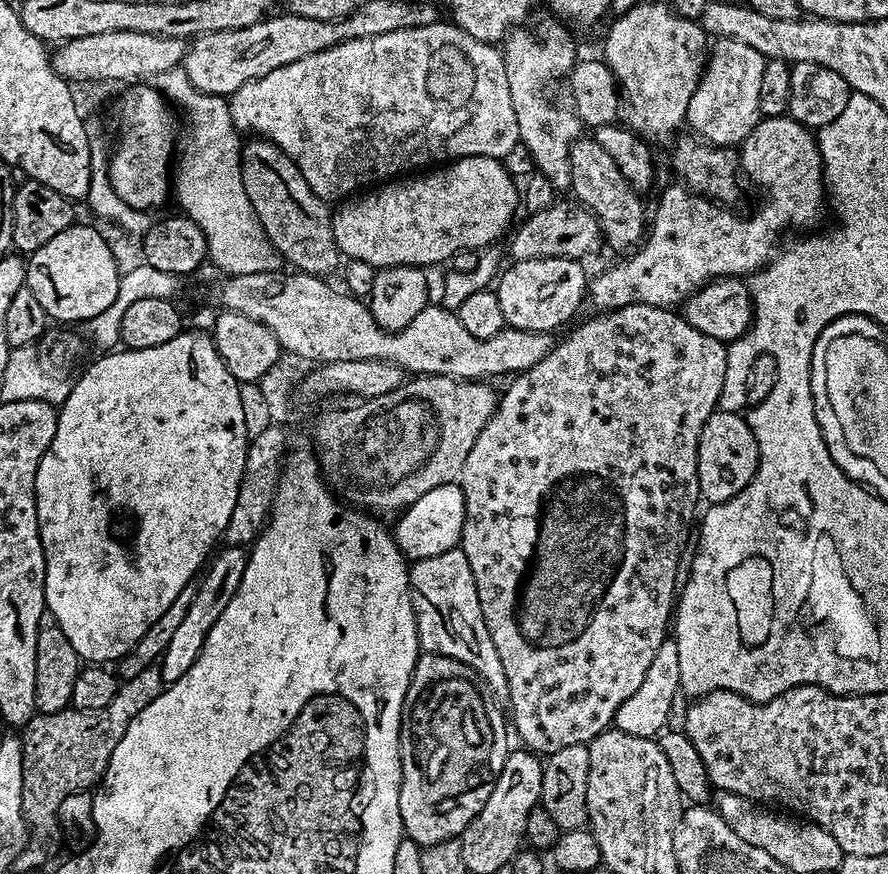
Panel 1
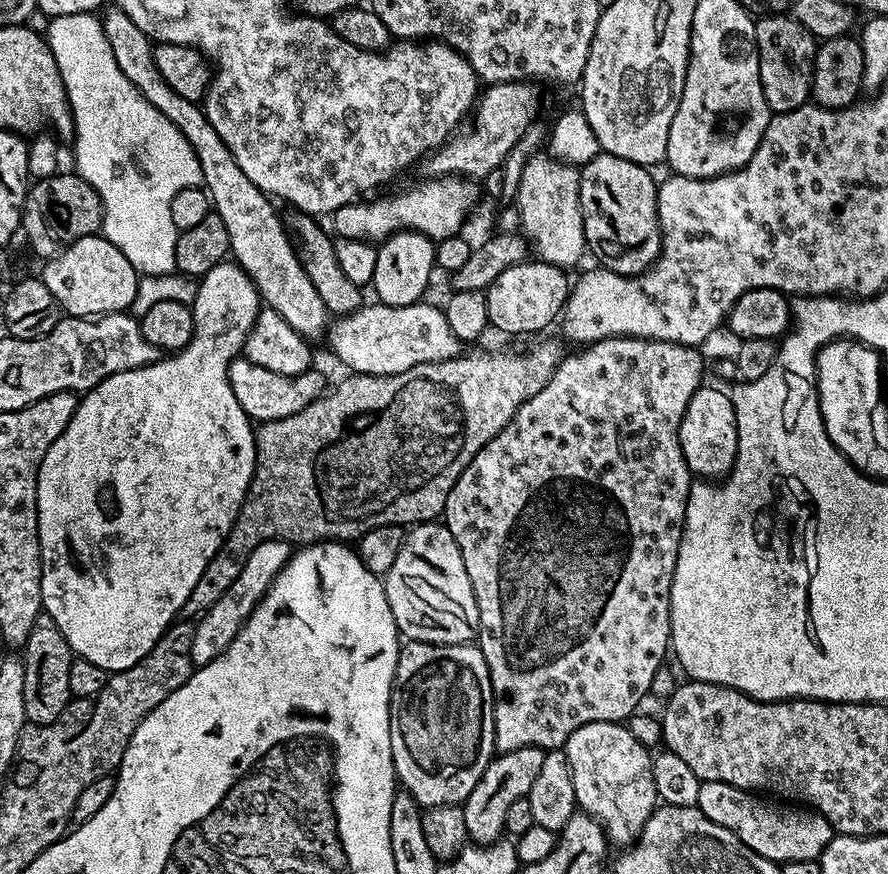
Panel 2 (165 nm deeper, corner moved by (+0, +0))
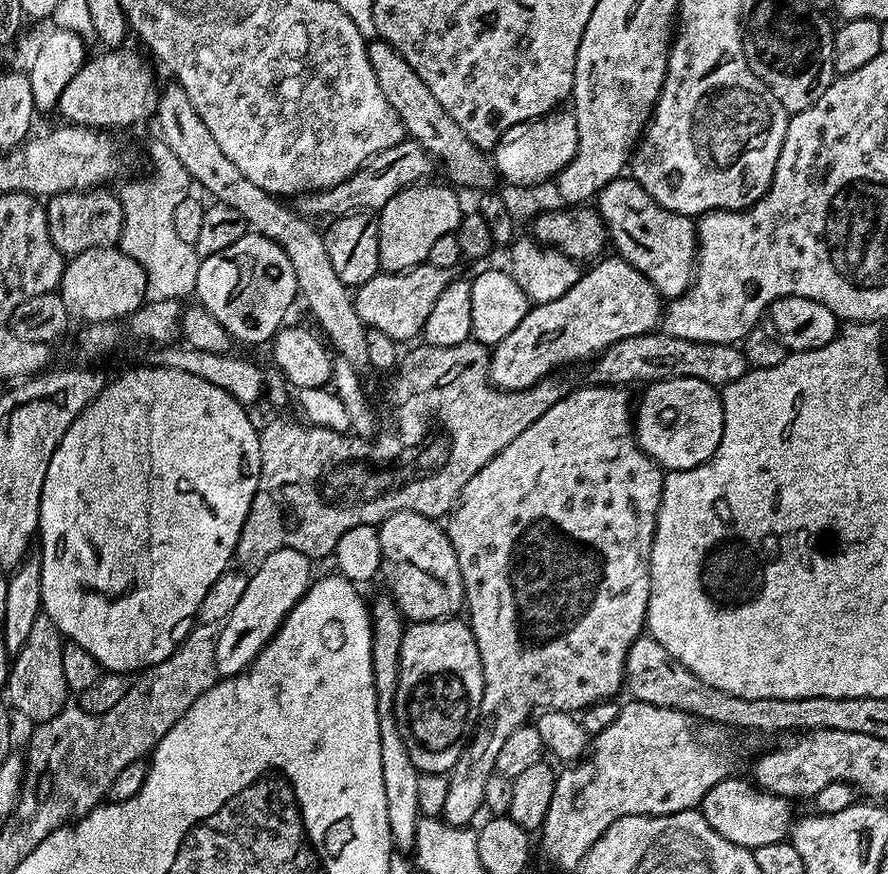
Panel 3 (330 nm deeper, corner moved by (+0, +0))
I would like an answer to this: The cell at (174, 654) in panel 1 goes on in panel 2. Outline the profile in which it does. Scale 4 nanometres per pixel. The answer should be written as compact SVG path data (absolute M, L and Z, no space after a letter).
M267 540L254 546L254 554L246 558L246 566L242 566L242 574L238 574L234 586L230 586L230 590L226 590L226 594L222 594L222 598L218 598L218 602L214 602L214 606L207 608L204 615L195 621L196 629L190 646L193 665L214 662L218 654L228 649L238 630L242 630L242 626L256 609L256 603L264 597L274 578L284 569L285 562L292 557L293 551L293 545L287 540Z

